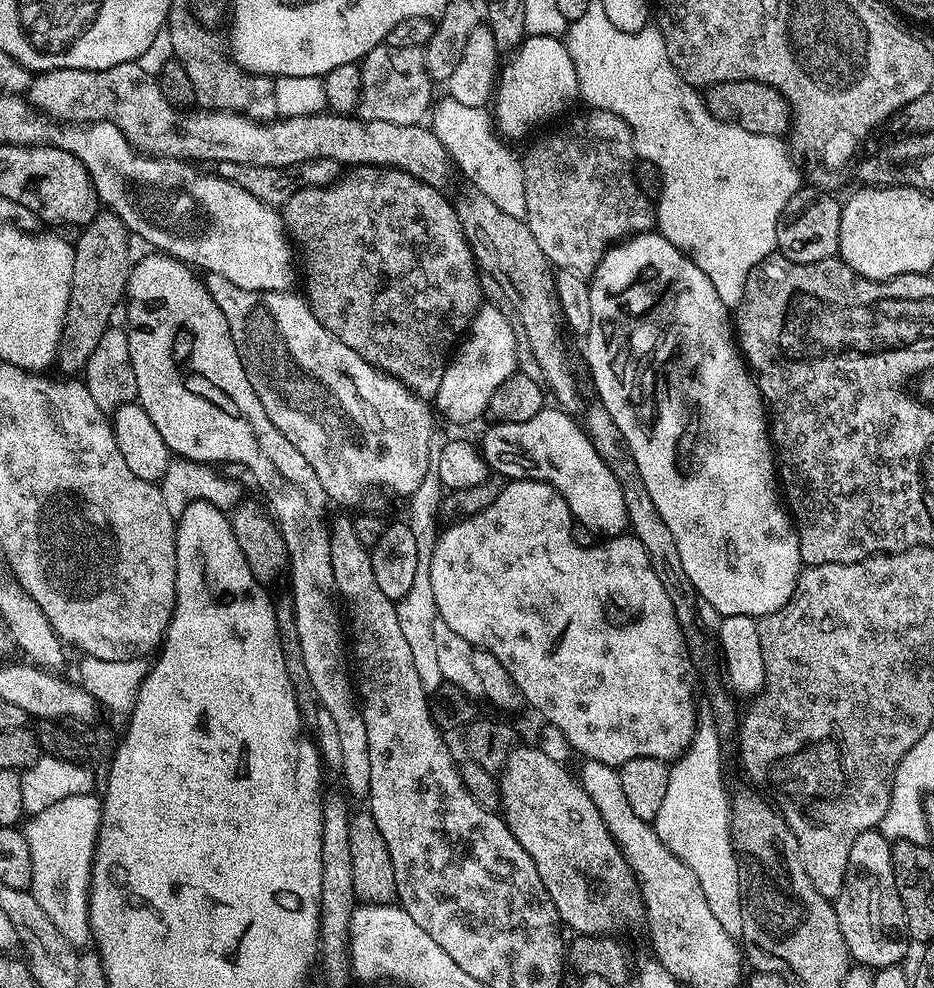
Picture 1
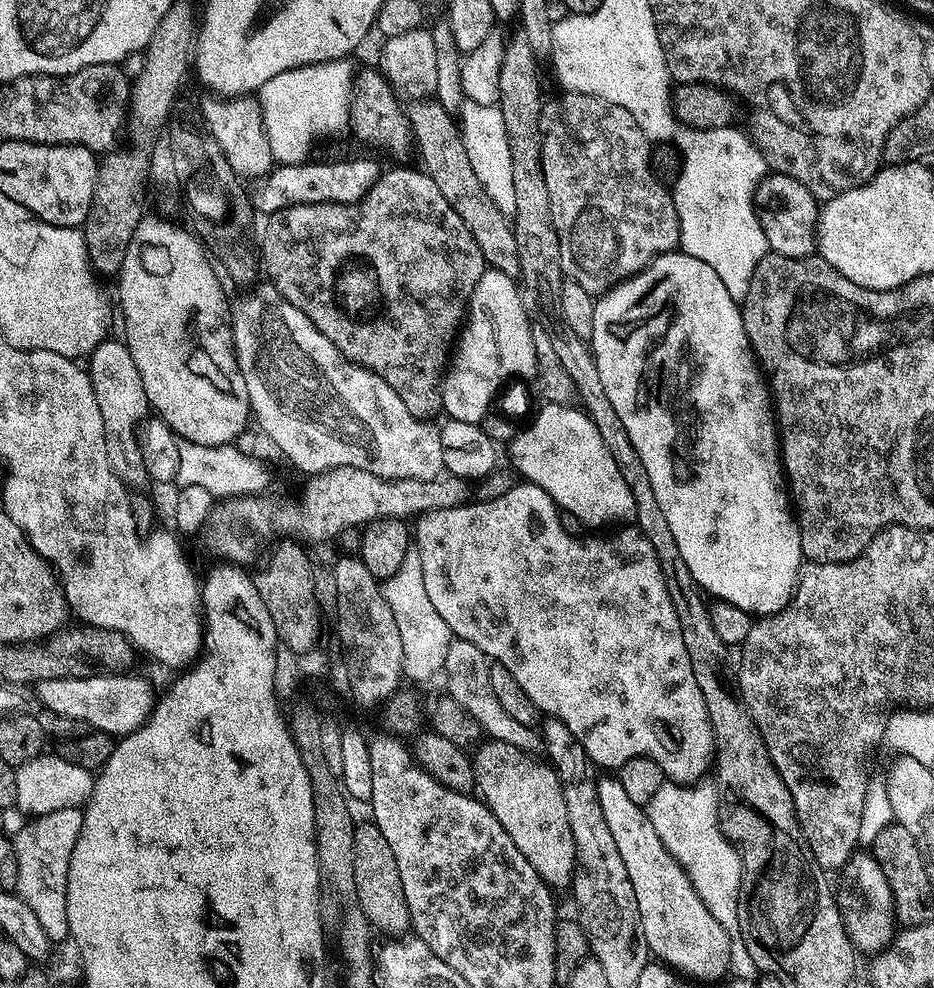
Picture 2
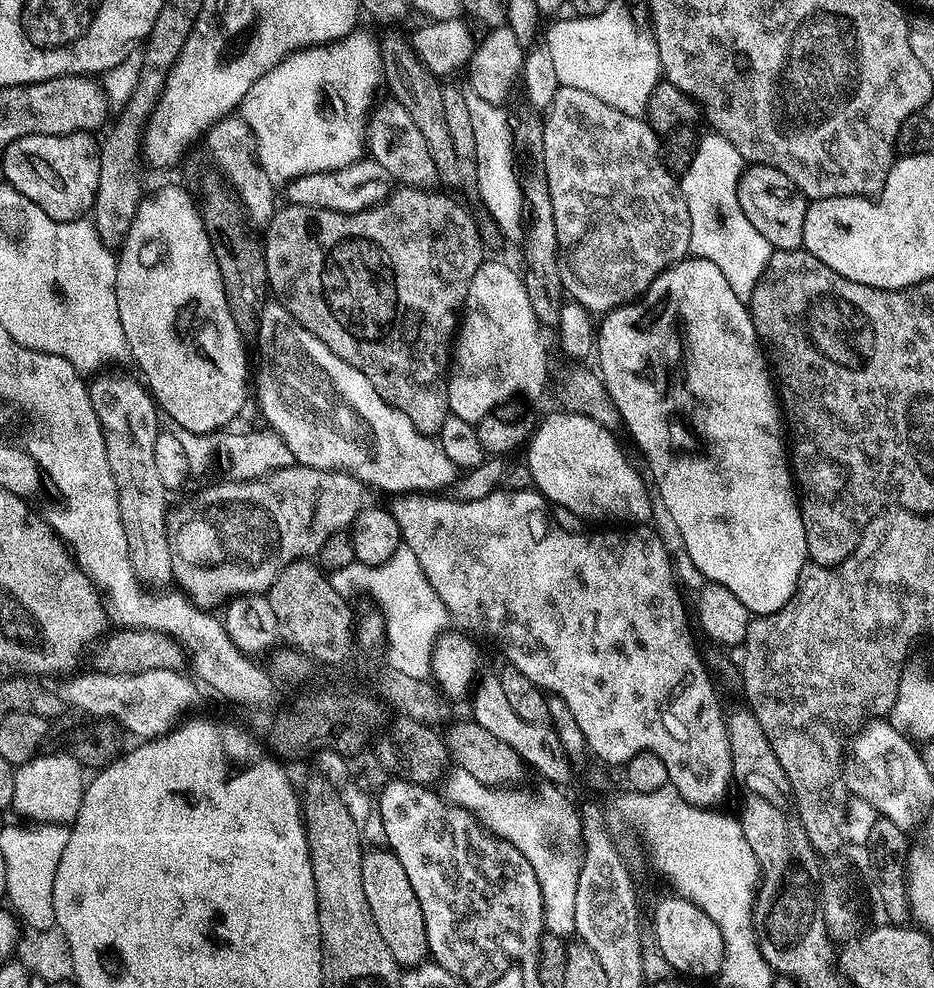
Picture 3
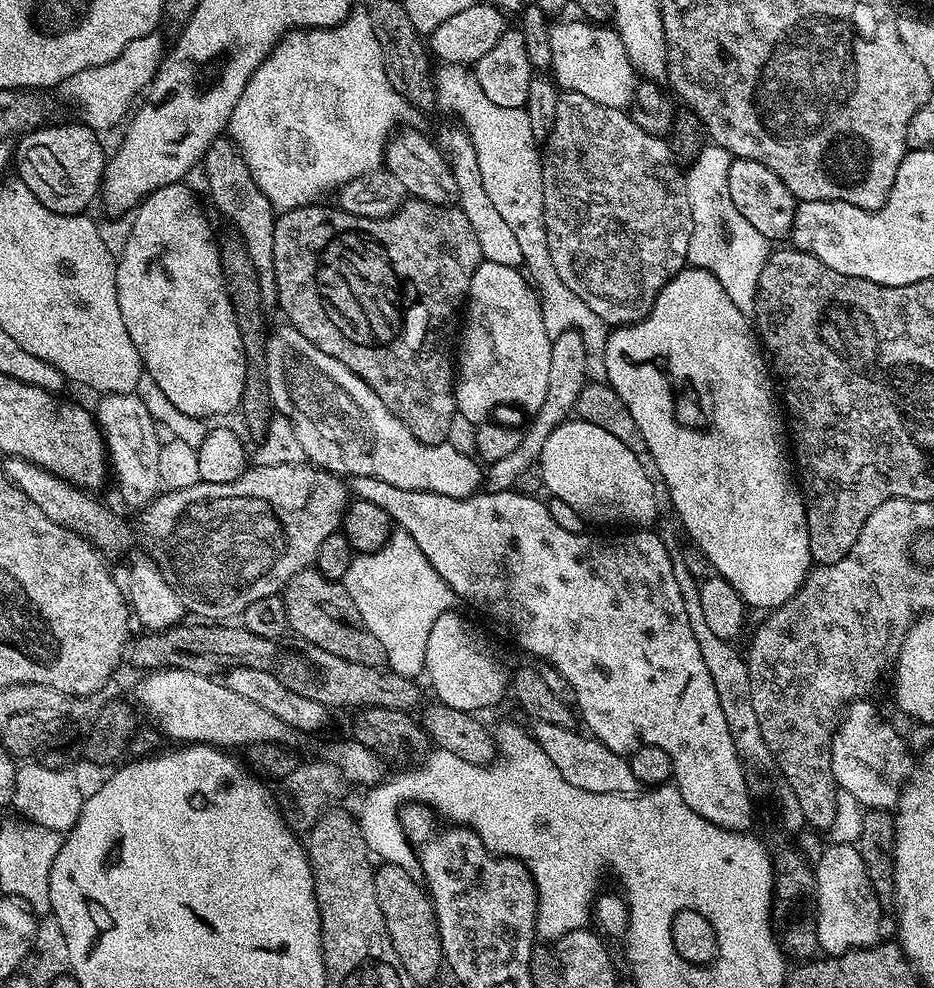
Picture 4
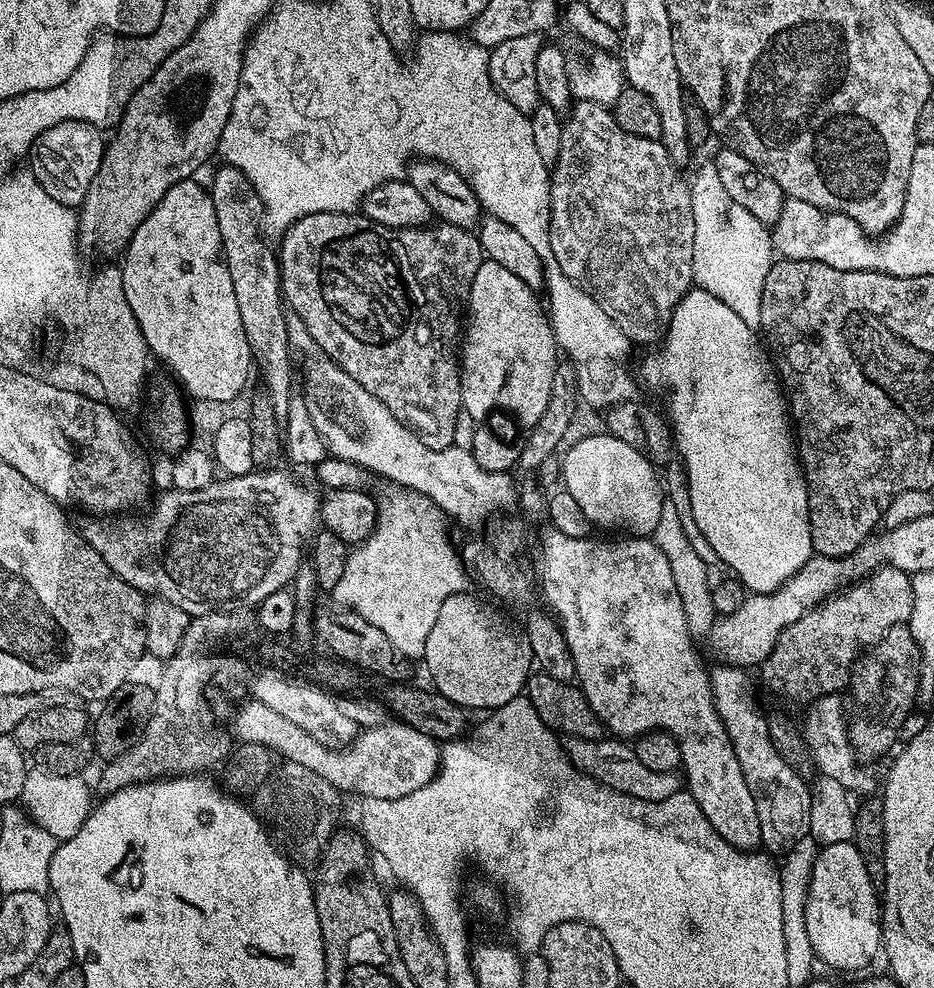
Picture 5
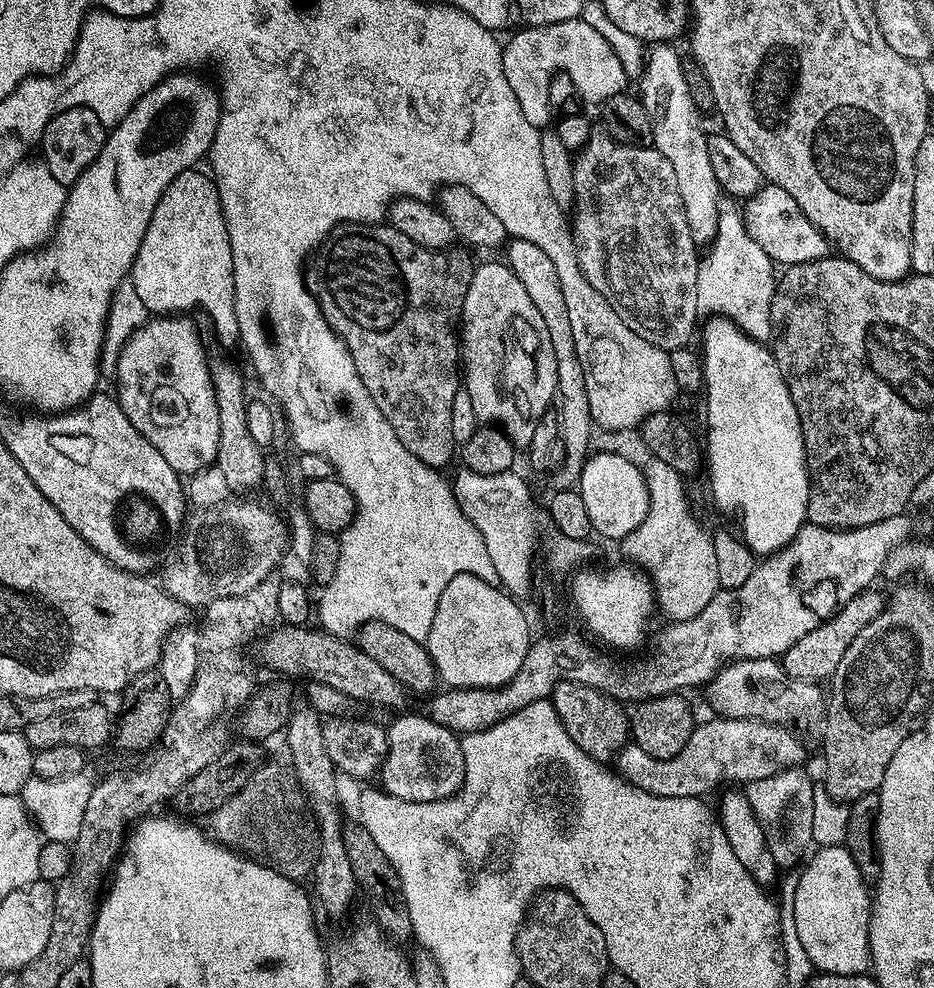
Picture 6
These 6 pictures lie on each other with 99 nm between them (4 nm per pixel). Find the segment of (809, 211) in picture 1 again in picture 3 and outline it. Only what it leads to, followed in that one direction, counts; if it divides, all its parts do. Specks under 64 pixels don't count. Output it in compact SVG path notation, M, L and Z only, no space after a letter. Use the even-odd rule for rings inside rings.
M753 164L745 167L740 176L738 186L738 202L742 206L742 214L750 218L750 226L772 244L773 249L794 250L804 243L804 223L809 201L782 174L782 170L774 170L774 166Z

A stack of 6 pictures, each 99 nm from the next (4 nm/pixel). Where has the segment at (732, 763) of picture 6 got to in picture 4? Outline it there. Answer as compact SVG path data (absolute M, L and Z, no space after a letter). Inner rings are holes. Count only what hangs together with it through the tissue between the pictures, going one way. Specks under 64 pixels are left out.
M537 723L535 727L538 746L542 746L546 758L558 766L558 774L562 774L564 784L578 786L578 790L590 790L594 794L610 794L614 798L635 796L641 791L642 785L638 778L634 778L634 770L630 770L627 759L621 753L610 750L601 740L579 736L572 728L553 724Z

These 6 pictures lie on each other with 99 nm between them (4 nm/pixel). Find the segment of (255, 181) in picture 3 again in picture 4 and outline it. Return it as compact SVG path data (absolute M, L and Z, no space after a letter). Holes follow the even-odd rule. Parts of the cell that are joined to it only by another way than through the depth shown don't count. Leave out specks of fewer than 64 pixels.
M218 138L210 146L204 156L202 169L208 179L208 192L212 195L212 204L229 220L231 227L246 242L246 254L250 254L250 262L254 262L254 270L258 274L258 286L265 305L276 304L276 279L274 278L274 226L277 213L270 198L262 194L258 182L250 174L239 148L231 139Z

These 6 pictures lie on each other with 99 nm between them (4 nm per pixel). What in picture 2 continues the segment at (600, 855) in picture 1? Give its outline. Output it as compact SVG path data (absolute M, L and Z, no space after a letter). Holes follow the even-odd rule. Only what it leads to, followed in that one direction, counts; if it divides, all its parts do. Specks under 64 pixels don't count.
M489 739L476 751L474 754L476 787L483 803L487 804L494 818L502 822L502 830L510 834L510 842L514 842L514 846L522 850L522 858L526 858L526 862L534 866L534 870L543 878L545 884L553 890L564 887L567 889L573 883L578 865L574 834L570 832L570 818L566 818L566 798L562 798L562 786L558 774L547 759L539 755L531 756L533 754L531 751L510 746L501 740Z

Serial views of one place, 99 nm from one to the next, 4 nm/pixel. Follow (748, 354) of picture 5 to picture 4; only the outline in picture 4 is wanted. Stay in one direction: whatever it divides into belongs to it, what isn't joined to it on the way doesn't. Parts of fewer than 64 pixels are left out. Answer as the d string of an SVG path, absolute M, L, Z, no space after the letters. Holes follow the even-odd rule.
M685 266L685 268L682 269L673 280L666 282L666 286L658 294L654 306L649 310L648 315L645 316L644 319L638 321L636 324L626 324L613 327L611 331L609 331L603 357L604 374L607 383L617 392L618 397L622 398L622 402L624 402L629 408L630 414L634 416L634 421L638 424L638 428L640 428L642 436L645 438L647 455L652 455L652 460L656 463L656 468L660 471L660 476L664 479L665 486L668 487L668 496L672 499L672 508L676 511L676 516L680 519L681 526L688 531L689 538L700 547L701 554L712 563L711 571L715 573L715 575L726 578L730 582L730 586L734 586L734 590L738 590L738 594L743 598L745 605L752 607L753 604L756 608L771 610L779 608L781 604L786 603L786 601L797 592L801 584L803 584L805 576L808 575L810 569L813 567L812 555L810 554L810 538L808 537L808 523L806 522L806 510L804 509L802 489L798 483L797 477L794 475L794 464L790 459L790 436L786 431L786 416L782 411L782 404L778 399L777 389L776 392L772 389L773 377L770 375L770 368L766 363L765 353L762 351L762 345L759 339L754 335L754 328L750 323L749 317L744 316L742 310L738 310L738 306L734 306L734 302L730 302L730 294L726 294L726 290L722 290L722 282L718 282L718 278L714 278L714 274L710 274L701 268Z

